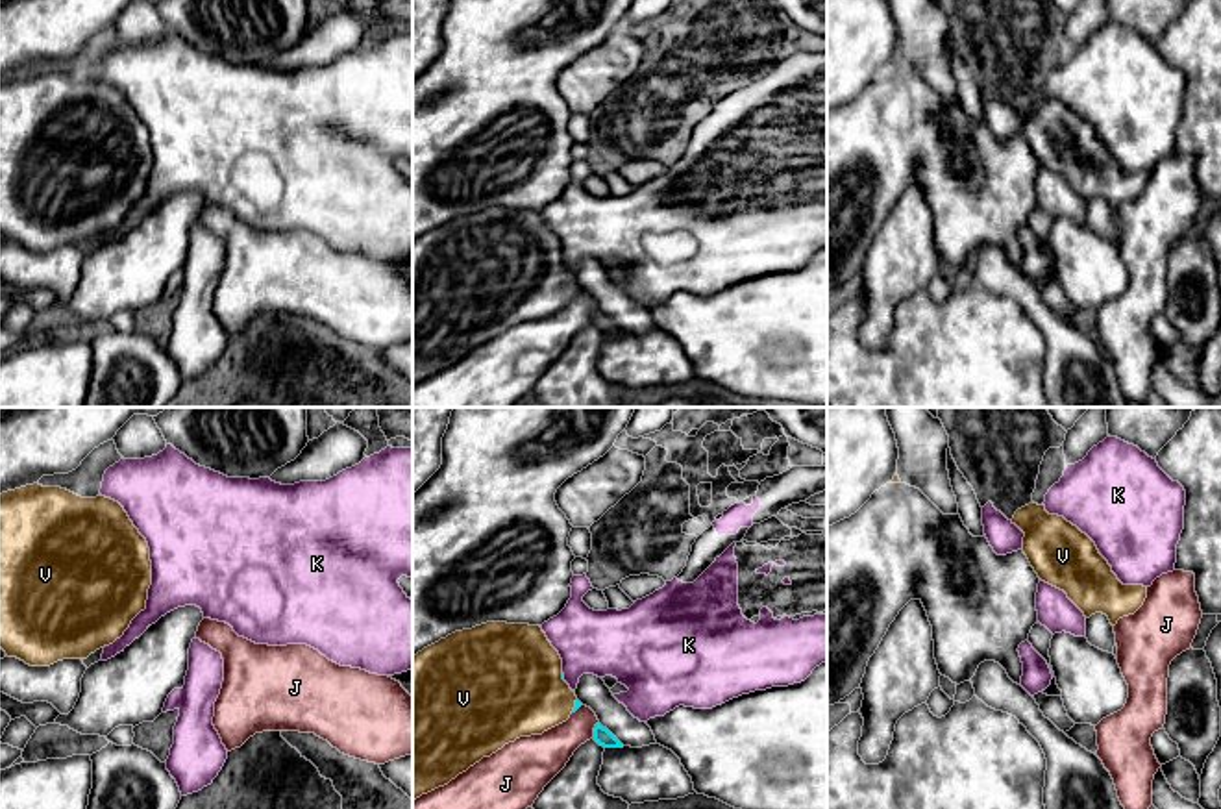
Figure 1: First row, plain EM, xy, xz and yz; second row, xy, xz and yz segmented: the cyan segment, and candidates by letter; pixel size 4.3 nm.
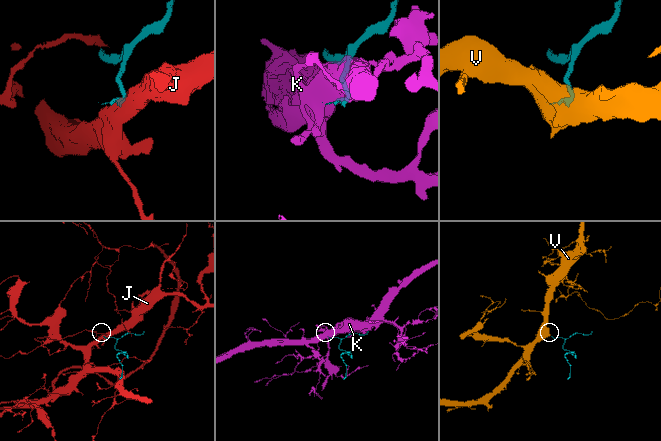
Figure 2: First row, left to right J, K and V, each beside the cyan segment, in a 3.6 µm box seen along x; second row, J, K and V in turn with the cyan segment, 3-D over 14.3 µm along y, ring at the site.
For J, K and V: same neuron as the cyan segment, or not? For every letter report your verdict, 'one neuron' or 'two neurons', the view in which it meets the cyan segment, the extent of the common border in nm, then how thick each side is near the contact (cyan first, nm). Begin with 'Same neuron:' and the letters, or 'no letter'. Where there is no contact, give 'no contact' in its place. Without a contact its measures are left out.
Same neuron: V
J: two neurons; contact in xz; length 80 nm; calibres 80 and 190 nm
K: two neurons; contact in xz; length 30 nm; calibres 20 and 280 nm
V: one neuron; contact in xz; length 70 nm; calibres 30 and 380 nm

